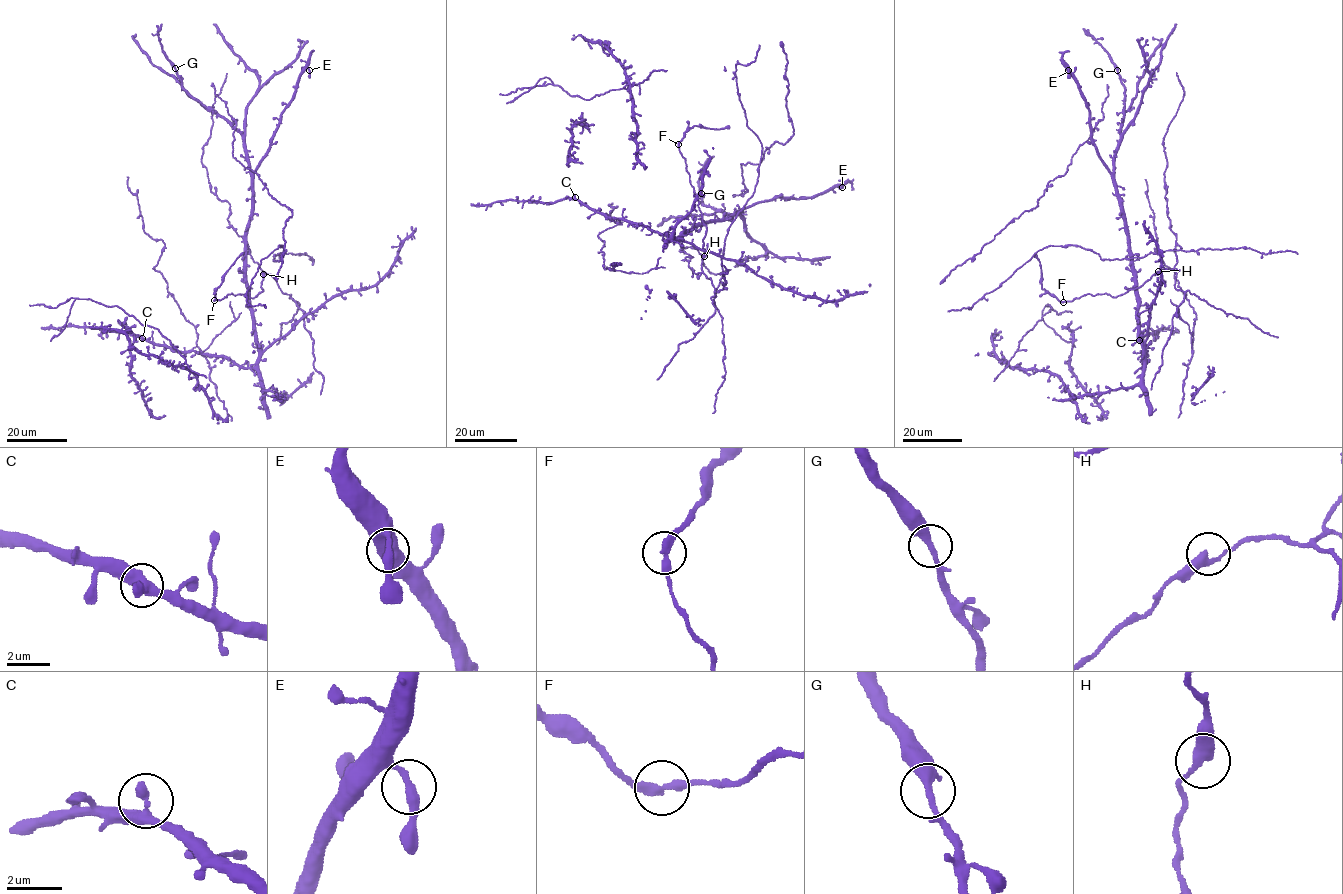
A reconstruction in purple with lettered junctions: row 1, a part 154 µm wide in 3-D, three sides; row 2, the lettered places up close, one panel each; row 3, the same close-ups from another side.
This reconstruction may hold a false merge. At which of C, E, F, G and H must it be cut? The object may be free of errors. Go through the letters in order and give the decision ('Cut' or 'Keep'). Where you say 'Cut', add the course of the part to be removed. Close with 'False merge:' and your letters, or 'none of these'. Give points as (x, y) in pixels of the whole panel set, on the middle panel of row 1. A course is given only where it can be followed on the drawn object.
C: Keep
E: Keep
F: Keep
G: Keep
H: Keep
False merge: none of these

